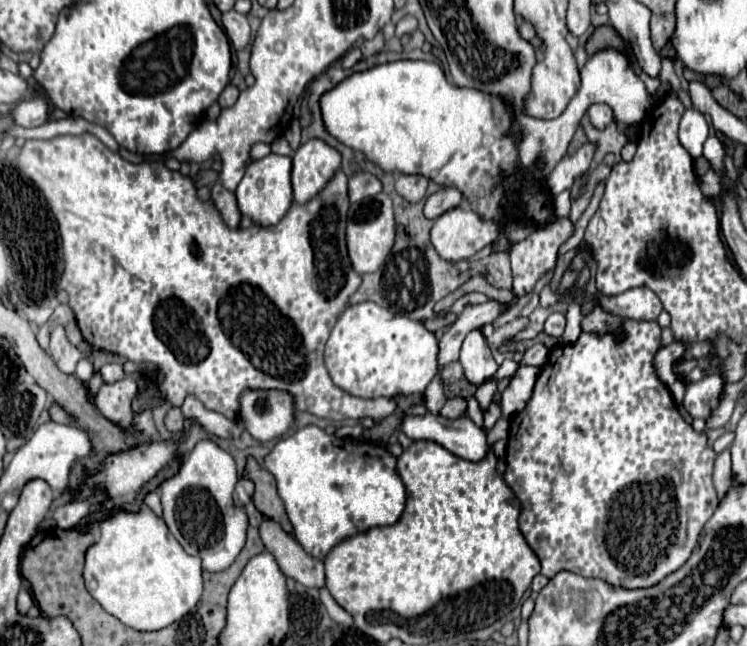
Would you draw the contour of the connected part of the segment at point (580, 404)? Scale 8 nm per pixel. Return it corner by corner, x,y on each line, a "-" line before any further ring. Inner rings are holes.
625,320
625,332
627,332
627,338
621,344
617,344
613,340
613,336
609,336
609,334
597,338
595,334
583,332
581,338
577,340
577,344
561,344
551,350
549,362
539,372
529,406
511,420
505,482
511,486
515,496
521,500
523,510
519,516
519,530
525,536
531,550
535,552
535,556
539,558
543,576
553,578
561,570
567,570
567,572
575,572
585,578
605,580
611,586
635,590
635,588
651,588
651,586
659,584
665,576
673,574
689,560
691,552
697,548
705,522
709,522
709,518
713,516
713,512
719,504
719,498
717,498
717,492
713,486
713,464
715,464
717,454
707,444
707,434
693,430
693,426
683,420
683,416
679,414
679,410
673,402
669,388
657,378
657,374
653,370
653,364
651,364
653,354
661,348
659,324

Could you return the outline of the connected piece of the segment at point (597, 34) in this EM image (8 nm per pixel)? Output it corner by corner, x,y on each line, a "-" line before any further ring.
603,24
603,26
597,26
595,32
589,36
587,44
585,44
585,50
587,54
595,54
597,50
603,50
603,48
615,48
619,52
627,52
629,54
629,46
627,42
619,36
619,32
611,26
611,24

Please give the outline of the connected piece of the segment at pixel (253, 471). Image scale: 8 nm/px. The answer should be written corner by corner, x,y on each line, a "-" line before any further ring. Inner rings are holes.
249,458
247,462
247,472
245,472
247,478
251,478
255,482
255,494
253,494
253,502
255,502
255,508
265,516
265,518
271,518
275,520
277,524
281,524
281,528
287,532
287,534
293,534
293,526
285,514
285,506
277,494
277,488
275,488
275,478
257,466
257,462
253,458

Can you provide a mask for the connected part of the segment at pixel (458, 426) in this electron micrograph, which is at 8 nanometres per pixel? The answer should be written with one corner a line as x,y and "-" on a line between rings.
427,412
423,416
405,416
401,430
413,440
433,440
455,456
471,462
483,460
491,450
483,428
475,426
475,422
469,418
449,420

